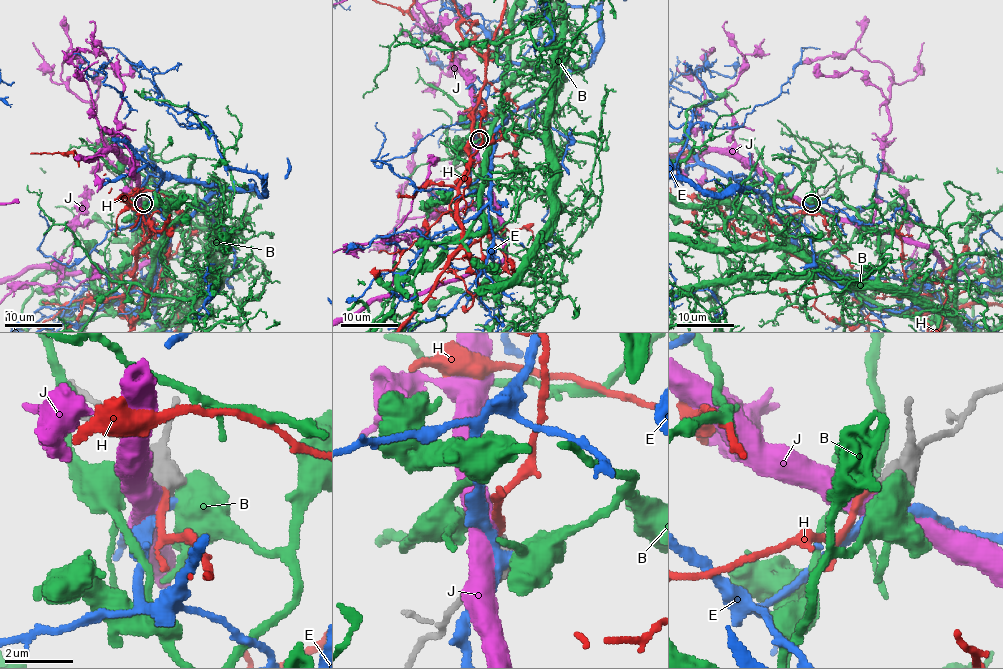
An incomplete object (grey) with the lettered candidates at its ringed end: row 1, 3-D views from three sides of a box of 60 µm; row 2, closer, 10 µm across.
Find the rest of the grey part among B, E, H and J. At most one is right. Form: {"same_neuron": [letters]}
{"same_neuron": ["H"]}

